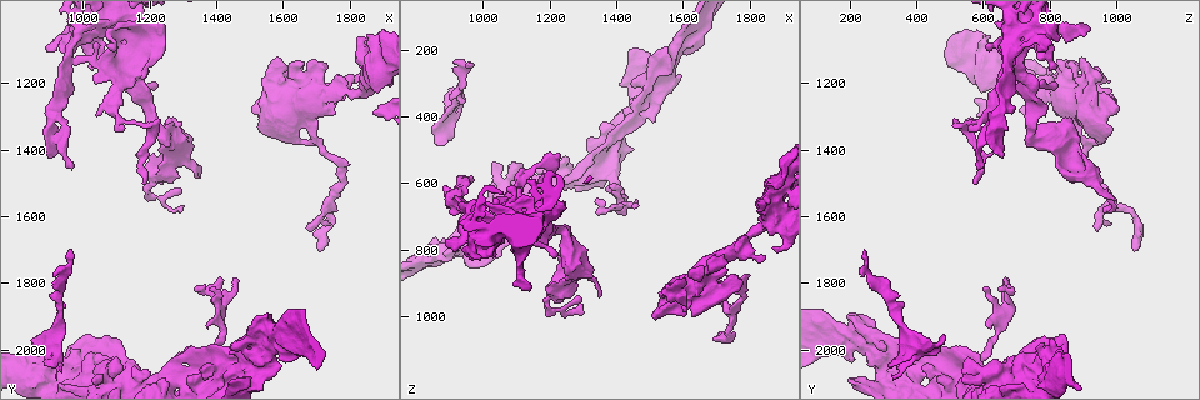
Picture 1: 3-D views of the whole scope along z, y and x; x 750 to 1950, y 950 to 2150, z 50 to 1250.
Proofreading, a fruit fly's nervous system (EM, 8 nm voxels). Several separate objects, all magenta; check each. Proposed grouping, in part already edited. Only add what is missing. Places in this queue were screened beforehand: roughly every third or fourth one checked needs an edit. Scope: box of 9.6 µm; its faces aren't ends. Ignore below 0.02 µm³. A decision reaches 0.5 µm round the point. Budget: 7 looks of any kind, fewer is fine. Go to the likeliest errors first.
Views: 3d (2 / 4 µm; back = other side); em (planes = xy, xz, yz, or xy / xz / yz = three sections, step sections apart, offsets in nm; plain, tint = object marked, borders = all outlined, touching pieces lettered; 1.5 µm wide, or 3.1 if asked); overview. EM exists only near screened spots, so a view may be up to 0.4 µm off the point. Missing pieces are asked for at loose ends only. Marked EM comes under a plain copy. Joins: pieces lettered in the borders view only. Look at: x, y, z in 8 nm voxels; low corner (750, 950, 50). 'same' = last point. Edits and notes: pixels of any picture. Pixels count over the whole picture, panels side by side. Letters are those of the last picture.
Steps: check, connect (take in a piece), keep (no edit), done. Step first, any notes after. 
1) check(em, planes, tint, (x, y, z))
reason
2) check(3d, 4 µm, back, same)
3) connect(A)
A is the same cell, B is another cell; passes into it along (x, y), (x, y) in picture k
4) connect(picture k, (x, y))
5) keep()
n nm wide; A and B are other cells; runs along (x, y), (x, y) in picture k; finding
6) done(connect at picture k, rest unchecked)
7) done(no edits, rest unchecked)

check(3d, 2 µm, (1150, 1040, 910))
thin end

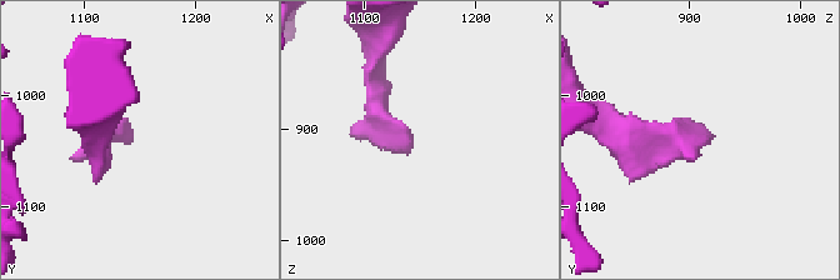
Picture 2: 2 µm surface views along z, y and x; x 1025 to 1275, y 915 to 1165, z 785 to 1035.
check(em, planes, borders, (1142, 1034, 918))
now the EM

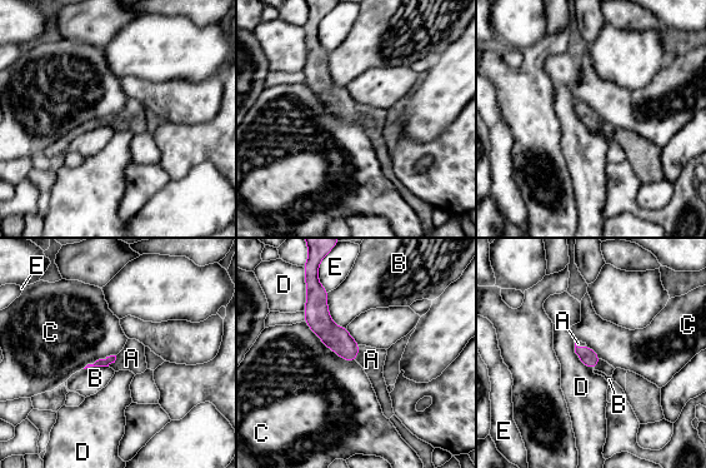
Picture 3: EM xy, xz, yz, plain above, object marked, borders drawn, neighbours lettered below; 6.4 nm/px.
connect(A)
A is the same cell, B, C, D and E are other cells; passes into it along (336, 338), (357, 353), (371, 359) in picture 3; it goes on there

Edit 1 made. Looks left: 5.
check(em, planes, borders, (1450, 2000, 310))
free end

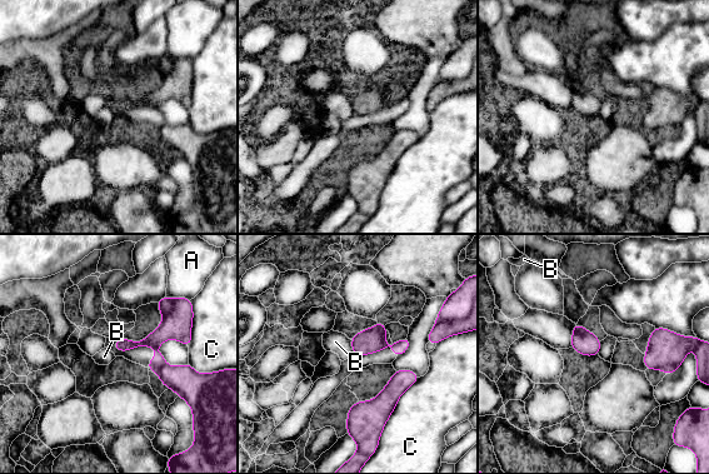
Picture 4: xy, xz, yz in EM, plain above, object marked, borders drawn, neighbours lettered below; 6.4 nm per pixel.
connect(B)
B is the same cell, A and C are other cells; passes into it along (367, 342), (351, 347), (335, 342) in picture 4; it goes on there

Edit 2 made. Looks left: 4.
check(overview)
see it whole again

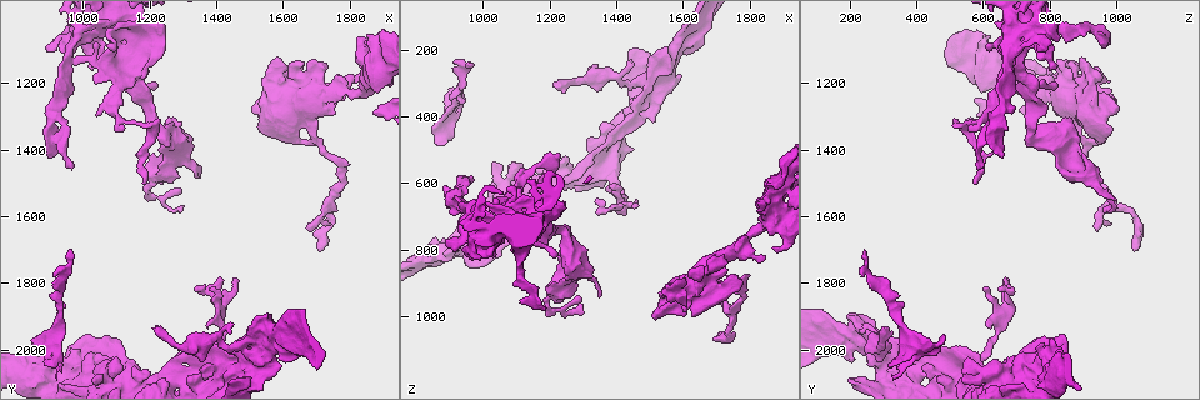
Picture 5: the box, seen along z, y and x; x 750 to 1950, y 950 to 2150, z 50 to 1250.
check(3d, 4 µm, (1210, 1940, 300))
free end

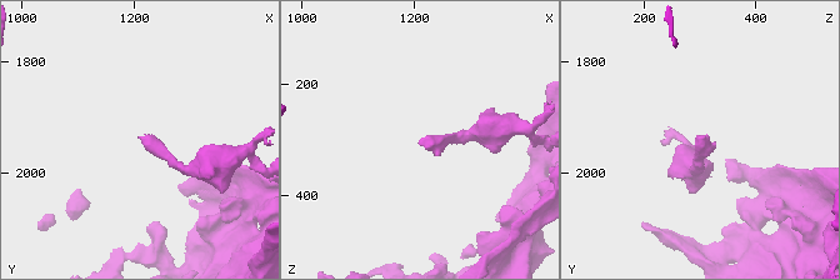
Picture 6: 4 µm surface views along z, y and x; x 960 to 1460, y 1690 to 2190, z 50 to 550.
check(em, xy, step 8, borders, (1210, 1935, 300))
shape alone is not enough

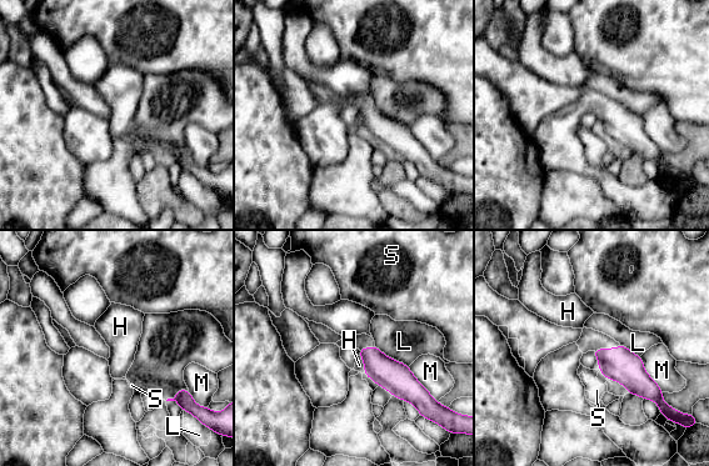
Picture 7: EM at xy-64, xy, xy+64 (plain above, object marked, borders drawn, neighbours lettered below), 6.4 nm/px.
check(em, planes, borders, same)
another direction

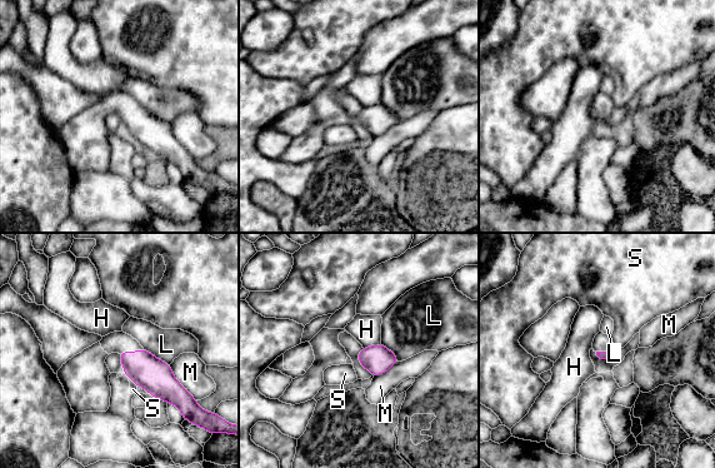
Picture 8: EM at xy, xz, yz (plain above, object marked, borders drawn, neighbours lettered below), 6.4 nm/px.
keep()
H, L, M and S are other cells; border along (380, 342), (363, 348) in picture 8; none of them fits

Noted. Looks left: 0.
done(connect at picture 3, connect at picture 4, rest unchecked)

